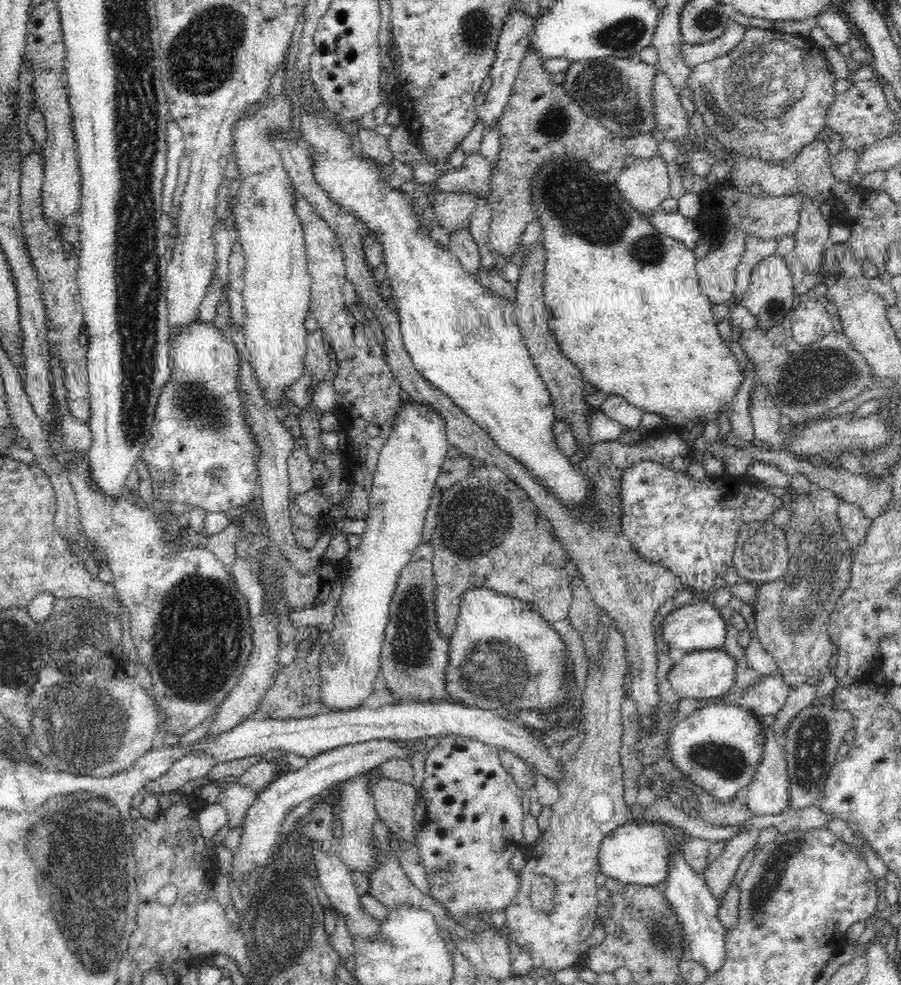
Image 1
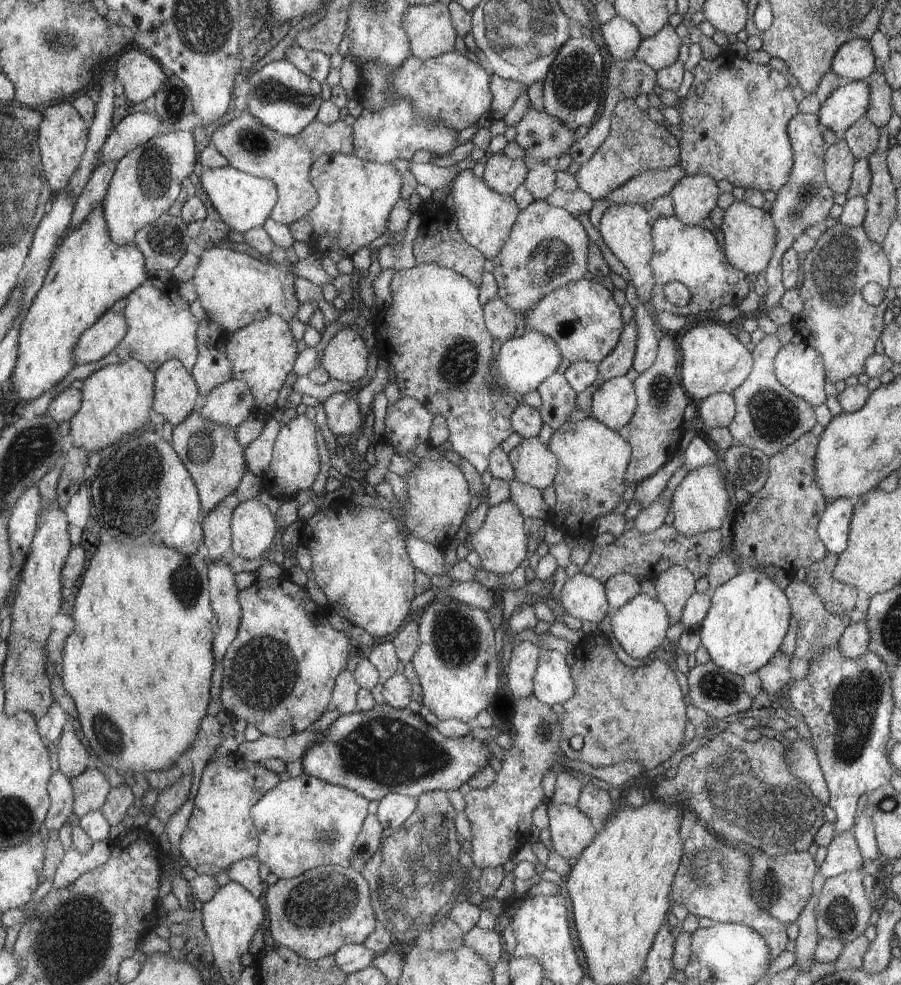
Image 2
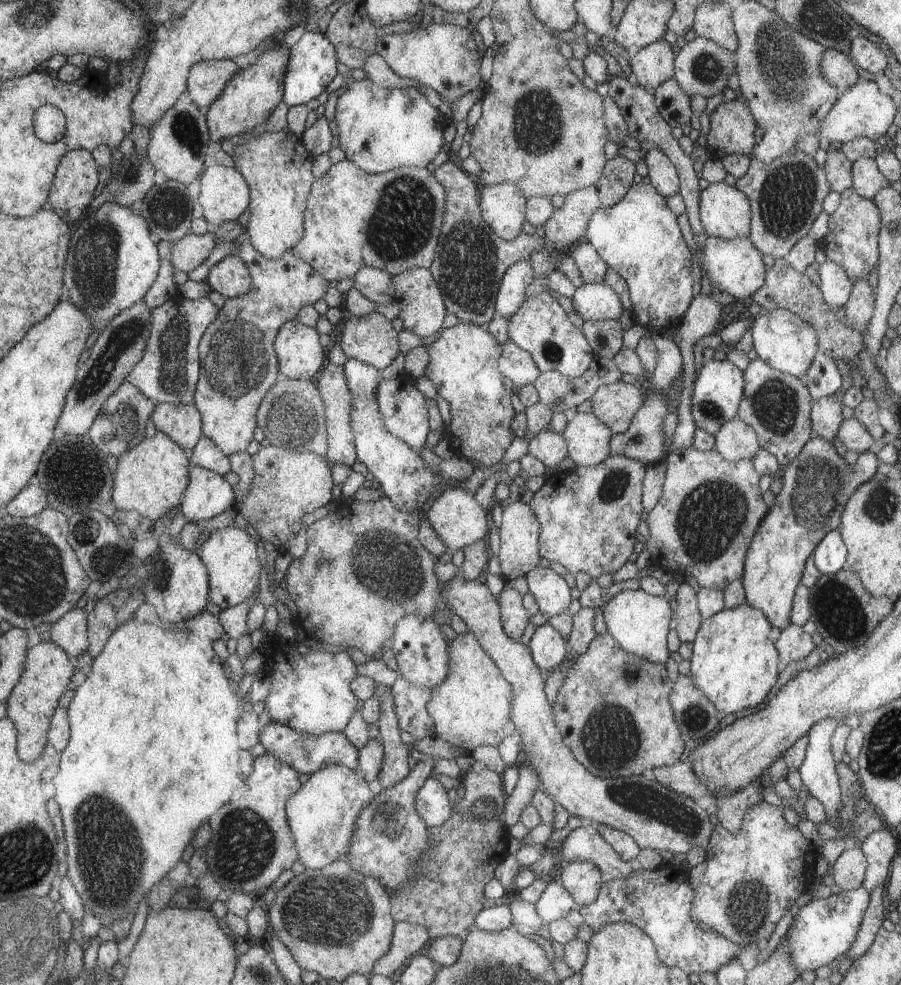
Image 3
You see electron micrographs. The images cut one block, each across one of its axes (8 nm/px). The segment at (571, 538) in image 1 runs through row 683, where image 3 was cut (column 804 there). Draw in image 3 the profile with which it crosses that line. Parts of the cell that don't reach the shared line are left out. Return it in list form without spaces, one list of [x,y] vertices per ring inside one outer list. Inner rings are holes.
[[[791,623],[776,640],[776,649],[779,650],[784,666],[808,656],[814,650],[810,634],[804,632],[803,628]]]

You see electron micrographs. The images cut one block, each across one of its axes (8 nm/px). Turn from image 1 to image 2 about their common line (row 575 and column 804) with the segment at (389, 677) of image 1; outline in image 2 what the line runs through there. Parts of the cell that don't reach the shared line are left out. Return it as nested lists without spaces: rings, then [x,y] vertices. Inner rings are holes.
[[[766,335],[754,350],[754,370],[738,387],[732,396],[735,400],[736,414],[727,426],[732,435],[734,446],[758,449],[769,457],[782,452],[795,443],[803,434],[812,430],[818,420],[815,406],[796,396],[790,389],[780,384],[775,372],[775,358],[782,348],[782,342],[776,335]]]

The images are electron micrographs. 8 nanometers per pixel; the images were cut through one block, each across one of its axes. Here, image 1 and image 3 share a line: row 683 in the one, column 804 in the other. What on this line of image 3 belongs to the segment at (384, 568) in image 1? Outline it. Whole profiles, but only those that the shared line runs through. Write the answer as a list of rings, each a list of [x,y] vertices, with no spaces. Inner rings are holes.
[[[783,309],[761,312],[754,318],[751,327],[752,348],[758,353],[758,359],[766,361],[771,368],[791,376],[802,376],[807,373],[812,358],[818,352],[818,334],[810,326],[802,317]]]

